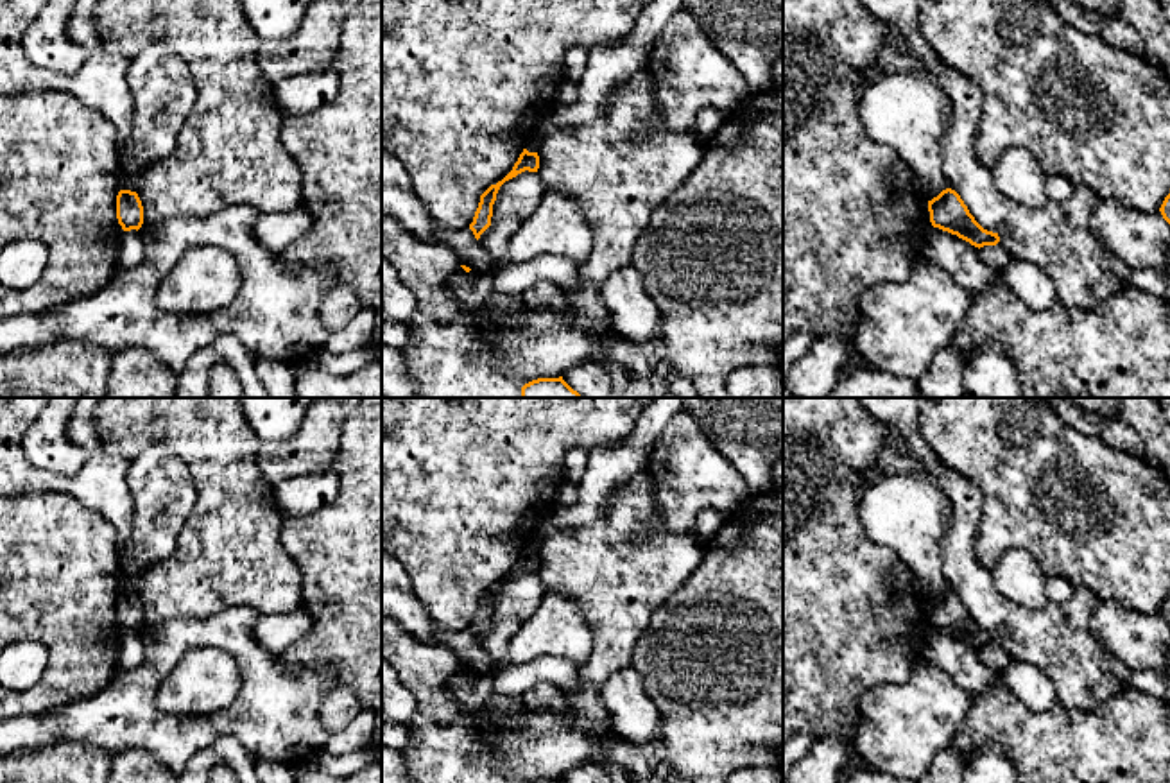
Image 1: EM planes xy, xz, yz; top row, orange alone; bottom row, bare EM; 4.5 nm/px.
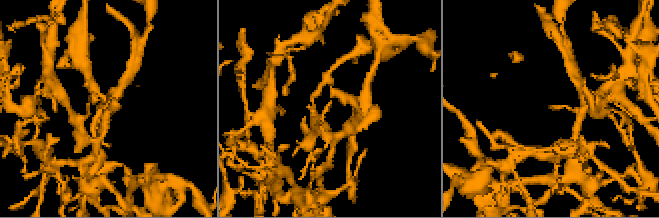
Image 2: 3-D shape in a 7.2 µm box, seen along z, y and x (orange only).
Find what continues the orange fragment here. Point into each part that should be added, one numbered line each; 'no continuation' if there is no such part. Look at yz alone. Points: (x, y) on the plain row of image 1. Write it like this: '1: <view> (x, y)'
no continuation

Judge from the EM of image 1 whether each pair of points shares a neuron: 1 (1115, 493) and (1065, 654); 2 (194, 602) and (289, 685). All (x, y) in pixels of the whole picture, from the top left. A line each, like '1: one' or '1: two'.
1: two
2: two

